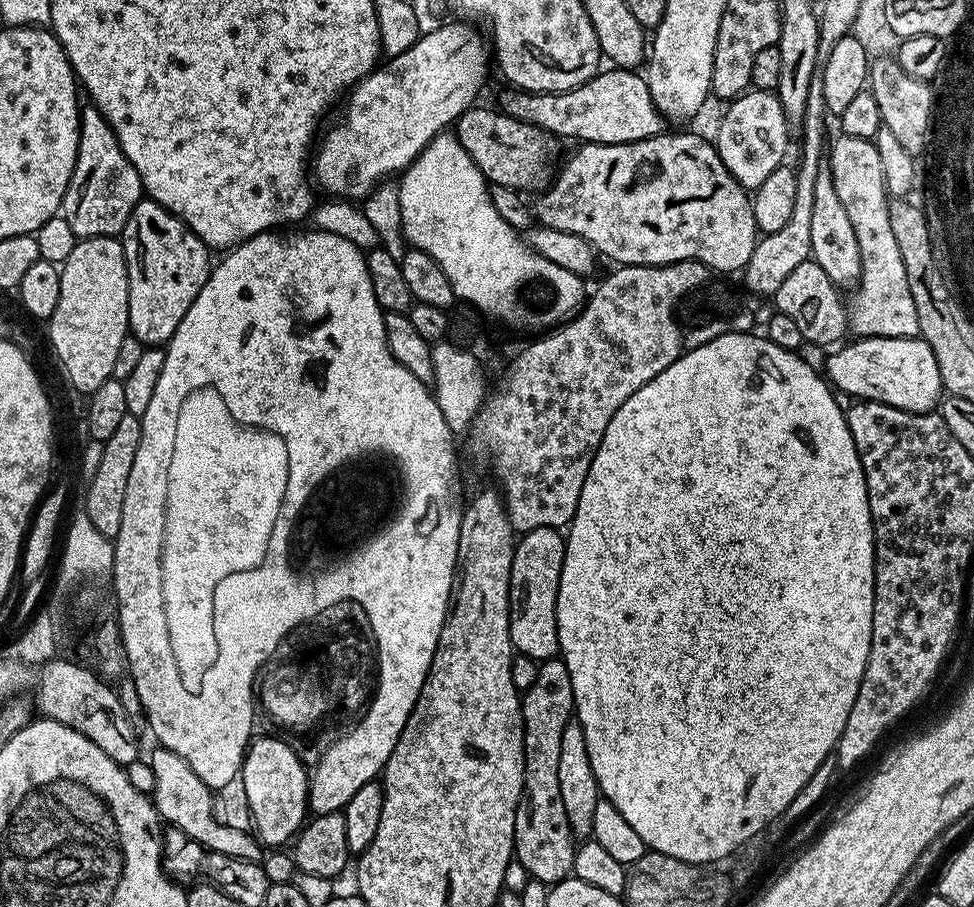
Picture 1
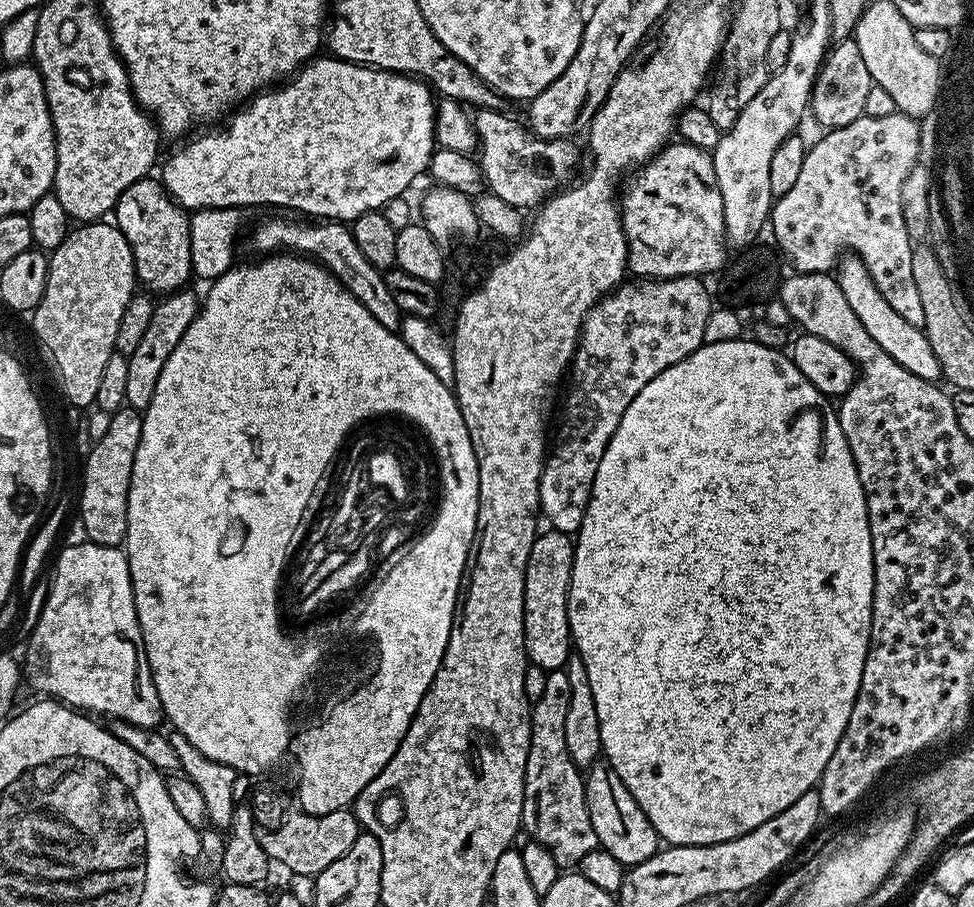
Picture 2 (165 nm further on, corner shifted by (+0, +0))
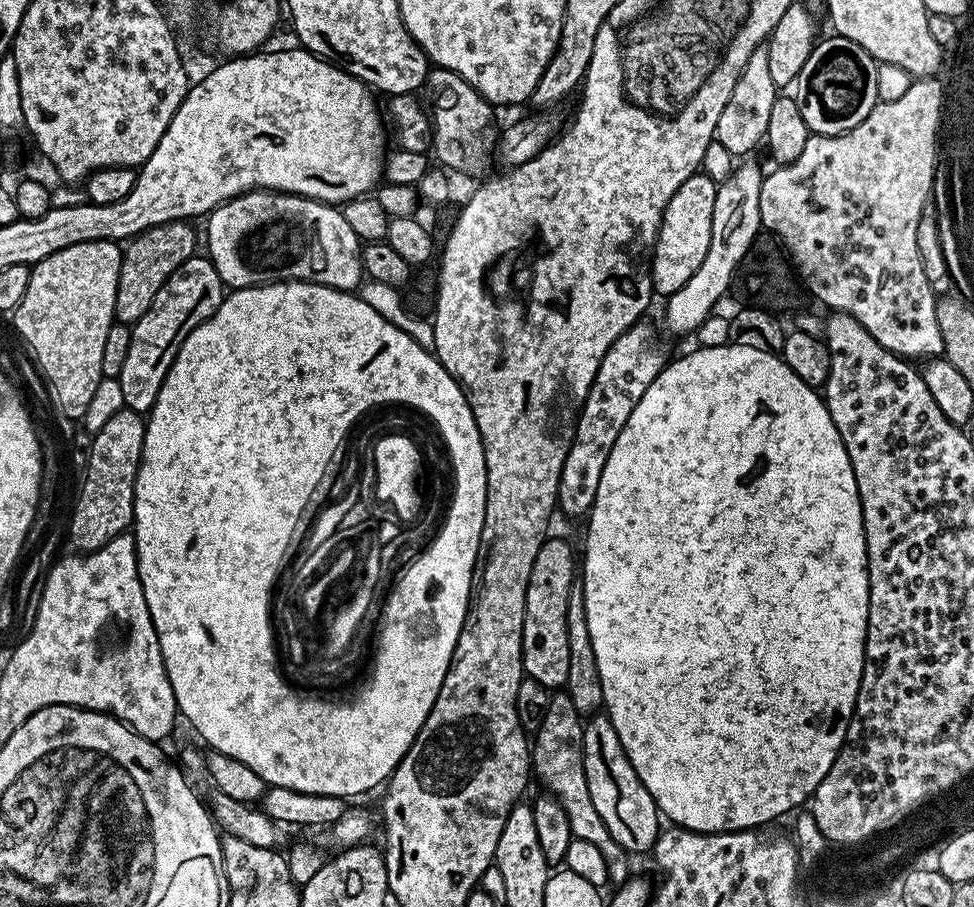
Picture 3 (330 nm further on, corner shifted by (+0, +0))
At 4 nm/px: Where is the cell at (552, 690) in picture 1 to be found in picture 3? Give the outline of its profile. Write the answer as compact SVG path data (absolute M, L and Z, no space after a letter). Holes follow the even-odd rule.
M556 690L549 695L546 706L546 718L542 718L542 726L534 734L530 744L532 754L532 772L540 779L545 793L555 796L562 810L566 810L566 819L570 822L573 837L582 842L591 842L602 850L602 858L606 858L608 878L613 885L619 886L630 876L628 871L629 853L625 852L618 842L606 830L606 822L594 810L594 802L590 799L590 790L586 790L586 774L584 773L584 737L585 721L578 710L574 710L574 702L570 702L567 691Z

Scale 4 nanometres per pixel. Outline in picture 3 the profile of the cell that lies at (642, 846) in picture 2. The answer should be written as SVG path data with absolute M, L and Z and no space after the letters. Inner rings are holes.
M607 714L587 717L582 746L586 790L590 790L594 810L598 810L602 822L606 822L606 830L610 830L614 842L618 842L625 852L651 853L662 831L662 817L656 809L654 798L650 798L650 790L642 786L634 766L630 766L630 758L626 758L626 750L622 742L618 742L618 730L614 730Z

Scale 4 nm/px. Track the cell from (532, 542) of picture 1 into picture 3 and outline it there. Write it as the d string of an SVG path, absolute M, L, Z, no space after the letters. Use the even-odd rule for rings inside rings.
M545 539L544 545L538 550L538 558L534 558L534 570L530 570L530 582L526 586L526 614L522 622L522 662L524 663L524 674L534 678L534 682L542 682L549 690L560 690L567 685L570 674L570 638L566 634L566 606L570 602L570 590L578 580L578 556L572 553L572 548L564 540Z

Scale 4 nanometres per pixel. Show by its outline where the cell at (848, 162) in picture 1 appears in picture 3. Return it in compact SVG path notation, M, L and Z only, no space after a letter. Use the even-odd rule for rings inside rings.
M916 78L913 79L910 90L906 90L906 94L902 94L902 98L894 98L894 102L879 101L874 110L870 110L870 114L866 114L866 118L862 118L862 122L858 122L858 126L854 126L854 130L843 132L837 136L818 136L815 134L809 135L805 148L802 149L802 154L798 154L798 158L794 158L794 162L789 164L781 164L773 167L773 172L770 171L765 175L762 182L762 194L760 195L760 223L765 229L773 228L777 232L779 243L786 249L787 255L790 257L791 263L794 265L795 271L798 273L799 279L802 281L803 287L808 288L821 300L822 303L828 307L832 312L845 312L850 314L858 322L862 322L862 326L866 326L866 330L870 330L870 334L882 346L886 346L886 350L890 350L896 356L903 356L911 358L913 361L919 362L927 361L929 358L940 358L944 354L944 343L942 342L942 329L938 327L938 310L936 309L936 302L938 294L930 286L930 282L926 278L926 269L922 267L922 258L918 254L918 218L922 218L922 214L929 207L930 197L932 194L932 183L936 177L936 162L938 159L938 147L936 148L936 138L940 132L940 111L945 107L946 94L944 88L939 84L939 79L936 78Z

